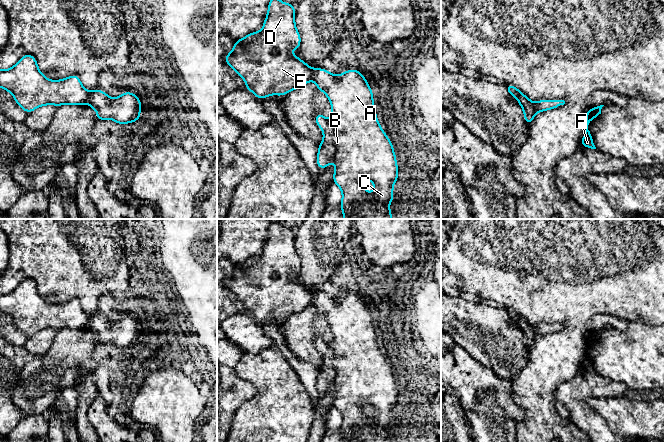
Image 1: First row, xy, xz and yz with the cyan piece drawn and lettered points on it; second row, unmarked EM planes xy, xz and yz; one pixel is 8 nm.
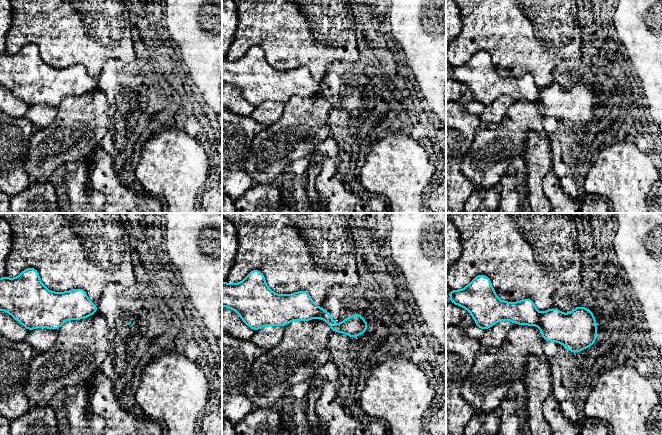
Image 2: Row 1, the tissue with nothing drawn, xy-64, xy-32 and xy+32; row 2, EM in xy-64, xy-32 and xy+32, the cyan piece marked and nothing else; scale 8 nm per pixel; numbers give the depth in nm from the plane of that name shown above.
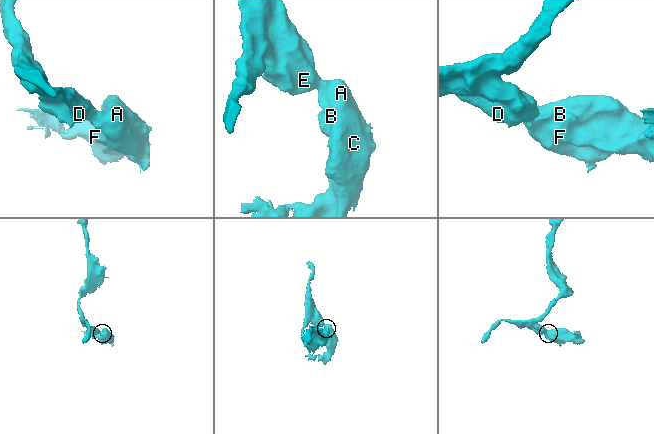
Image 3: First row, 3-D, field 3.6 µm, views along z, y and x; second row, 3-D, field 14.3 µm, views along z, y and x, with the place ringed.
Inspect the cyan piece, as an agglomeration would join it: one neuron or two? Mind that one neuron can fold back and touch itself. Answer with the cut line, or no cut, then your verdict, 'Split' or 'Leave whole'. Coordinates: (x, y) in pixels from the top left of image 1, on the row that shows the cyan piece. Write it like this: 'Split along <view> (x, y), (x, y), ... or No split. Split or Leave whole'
Split along xy (90, 92), (85, 102). Split

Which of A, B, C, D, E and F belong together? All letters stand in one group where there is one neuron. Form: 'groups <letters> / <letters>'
groups A B C F / D E

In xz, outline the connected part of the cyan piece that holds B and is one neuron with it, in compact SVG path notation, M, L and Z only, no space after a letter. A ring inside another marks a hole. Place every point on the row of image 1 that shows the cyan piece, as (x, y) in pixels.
M314 69L311 80L317 85L318 91L323 91L331 103L332 117L325 118L321 113L317 113L315 123L323 131L323 141L318 146L317 166L324 169L333 161L335 170L333 182L342 191L342 201L340 207L344 219L392 219L389 204L394 200L393 187L398 179L398 165L396 161L393 145L381 128L374 107L373 92L358 70L349 69L338 76L330 73L326 69ZM369 179L375 186L371 193L365 191L364 181Z

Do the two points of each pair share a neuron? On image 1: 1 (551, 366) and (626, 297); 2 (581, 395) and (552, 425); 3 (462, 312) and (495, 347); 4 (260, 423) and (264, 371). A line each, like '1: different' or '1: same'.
1: same
2: different
3: same
4: same

